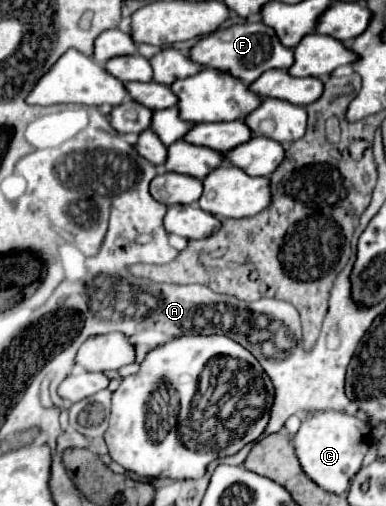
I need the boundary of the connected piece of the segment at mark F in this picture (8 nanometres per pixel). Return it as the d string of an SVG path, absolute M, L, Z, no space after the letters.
M251 23L251 25L231 25L227 29L217 29L205 37L201 37L189 53L191 61L201 67L217 69L219 73L229 73L245 85L253 83L261 73L269 69L289 69L293 65L293 51L283 47L277 41L277 35L273 29L269 29L263 23Z

